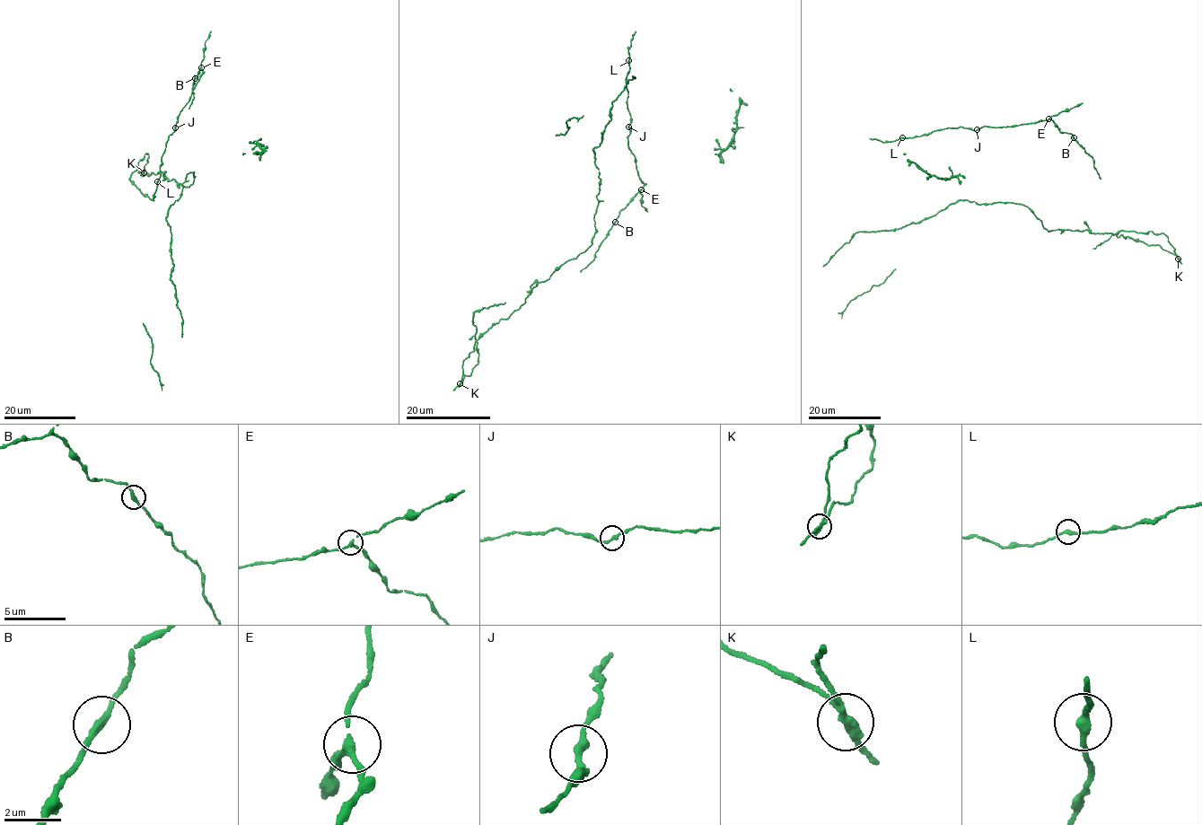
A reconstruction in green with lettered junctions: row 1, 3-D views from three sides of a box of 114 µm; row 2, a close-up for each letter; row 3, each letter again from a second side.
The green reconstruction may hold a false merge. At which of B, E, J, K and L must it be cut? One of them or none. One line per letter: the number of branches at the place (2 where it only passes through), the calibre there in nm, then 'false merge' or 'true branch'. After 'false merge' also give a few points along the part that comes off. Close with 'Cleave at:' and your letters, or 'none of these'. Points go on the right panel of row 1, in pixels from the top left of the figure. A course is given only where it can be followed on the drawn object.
B: branches 2; calibre 240 nm; true branch
E: branches 3; calibre 190 nm; true branch
J: branches 2; calibre 220 nm; true branch
K: branches 3; calibre 200 nm; false merge; course (1178, 258), (1162, 232), (1149, 231), (1117, 232), (1092, 249)
L: branches 2; calibre 240 nm; true branch
Cleave at: K

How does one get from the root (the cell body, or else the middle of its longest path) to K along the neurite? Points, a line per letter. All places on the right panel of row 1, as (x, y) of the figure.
K: (1067, 230), (1109, 232), (1118, 237), (1127, 236), (1147, 245), (1157, 245), (1178, 258)

